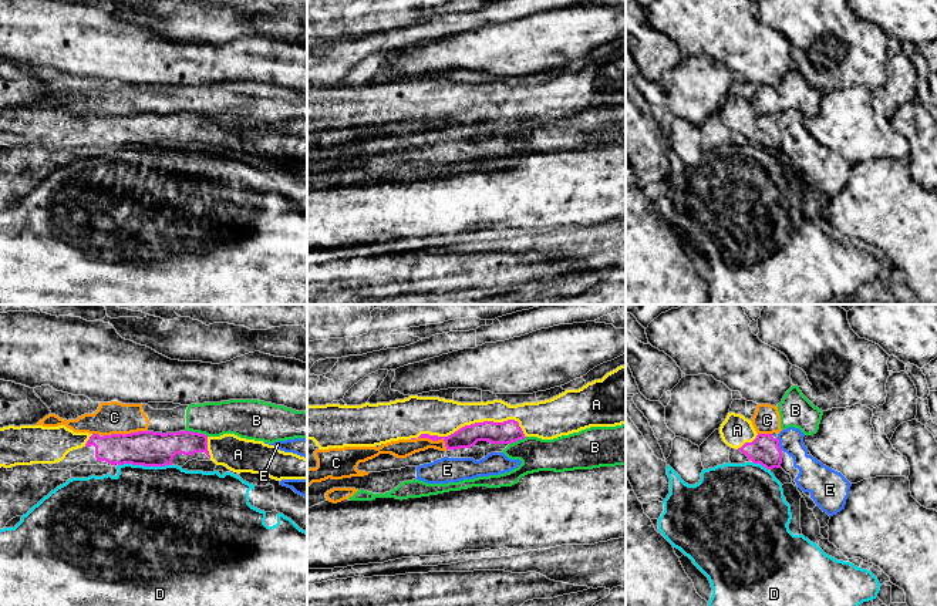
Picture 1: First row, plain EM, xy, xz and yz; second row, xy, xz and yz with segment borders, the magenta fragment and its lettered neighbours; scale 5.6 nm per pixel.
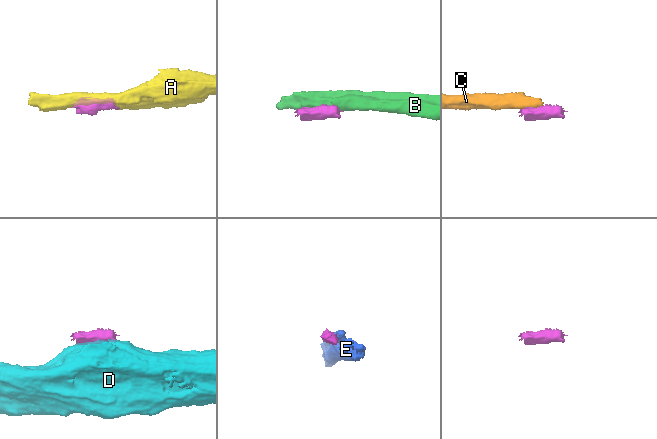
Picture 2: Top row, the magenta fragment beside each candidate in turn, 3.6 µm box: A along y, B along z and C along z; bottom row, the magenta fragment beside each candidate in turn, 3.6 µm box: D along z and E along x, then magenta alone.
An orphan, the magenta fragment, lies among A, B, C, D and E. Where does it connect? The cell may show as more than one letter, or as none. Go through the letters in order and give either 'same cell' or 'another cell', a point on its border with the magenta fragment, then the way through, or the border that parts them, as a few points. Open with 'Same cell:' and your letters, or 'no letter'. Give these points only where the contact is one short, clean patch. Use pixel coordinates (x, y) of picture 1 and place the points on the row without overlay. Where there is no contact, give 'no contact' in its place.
Same cell: A
A: same cell; meets magenta in xz at (471, 105)
B: another cell; meets magenta in xy at (198, 114); border along xy (186, 111), (208, 117)
C: another cell; meets magenta in xz at (432, 121); border along xz (411, 120), (442, 121), (447, 131)
D: another cell; meets magenta in xy at (145, 147); border along xy (118, 145), (171, 147)
E: another cell; meets magenta in yz at (778, 125)

